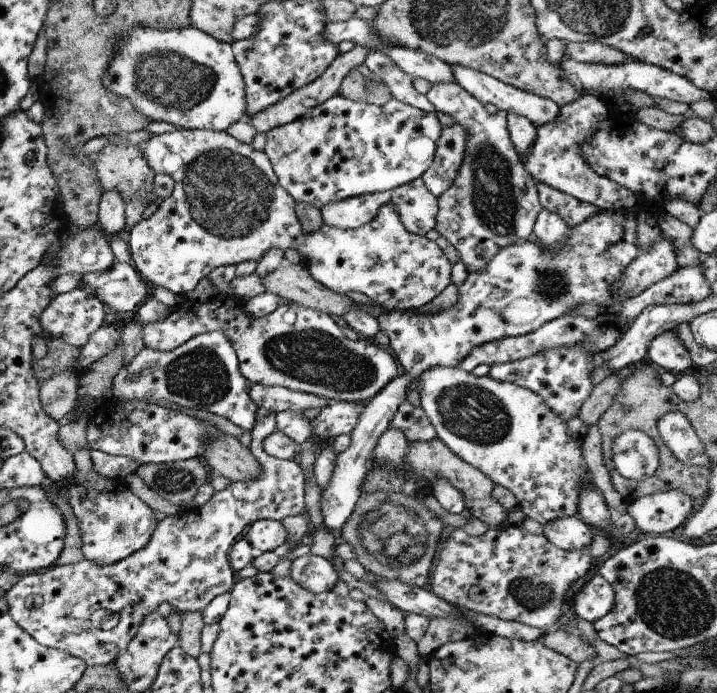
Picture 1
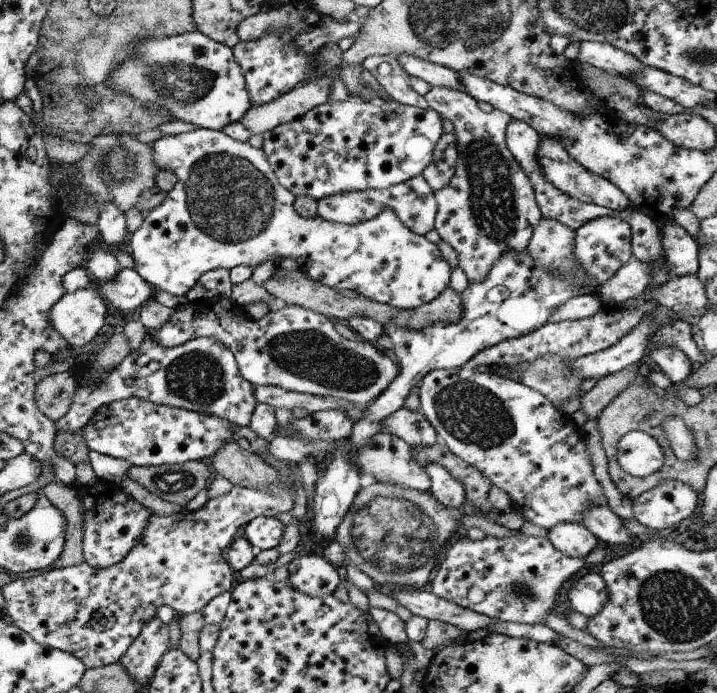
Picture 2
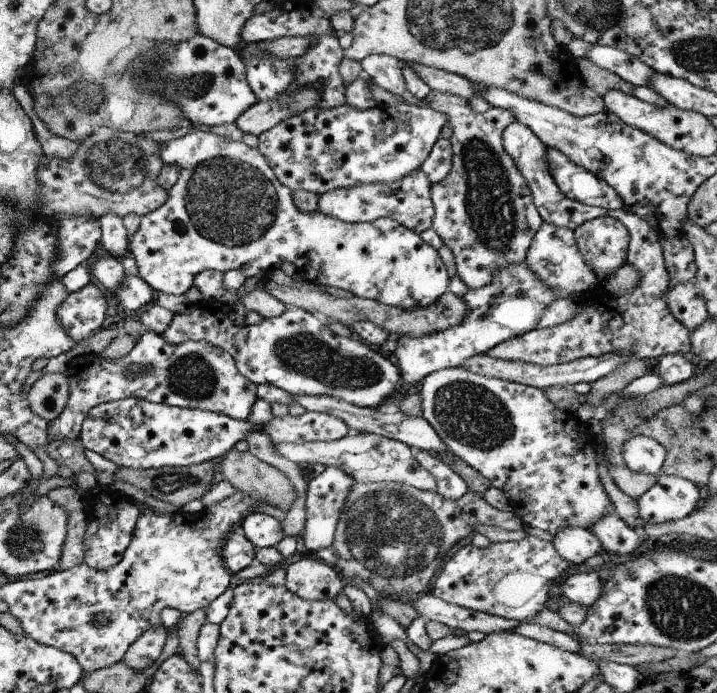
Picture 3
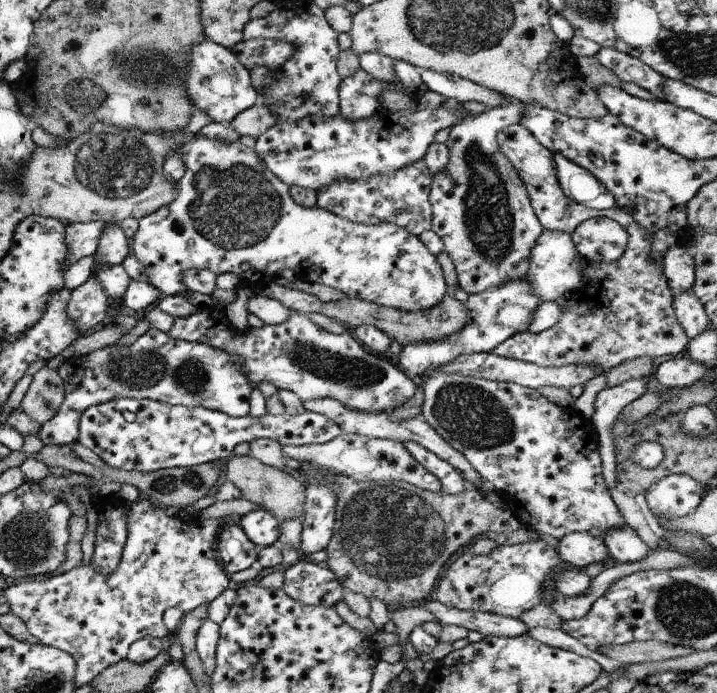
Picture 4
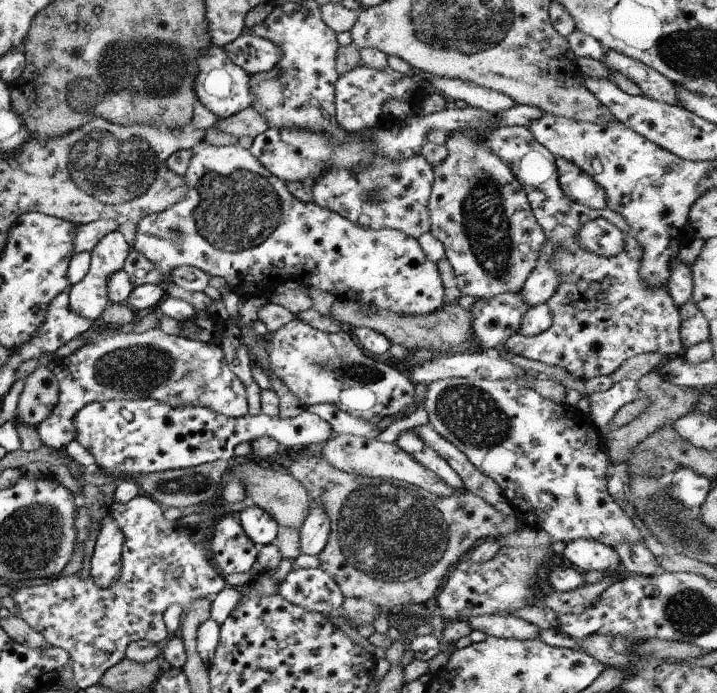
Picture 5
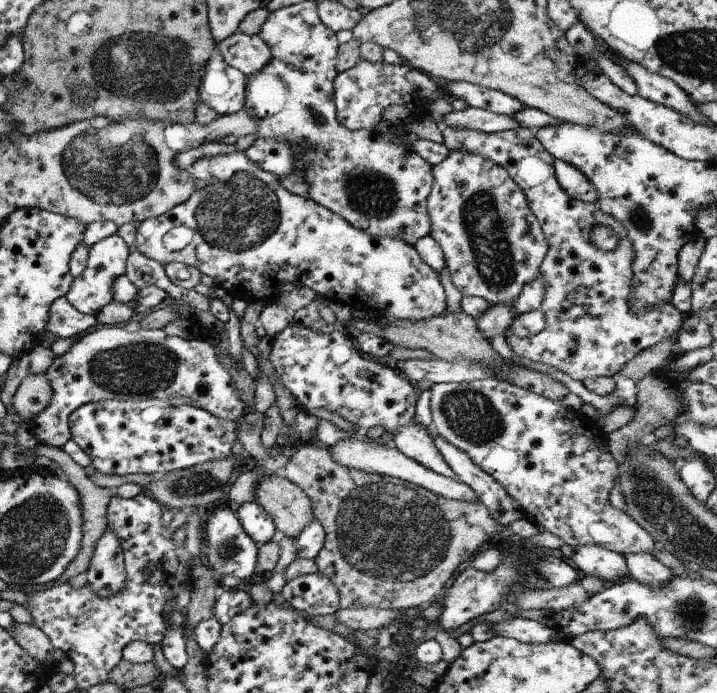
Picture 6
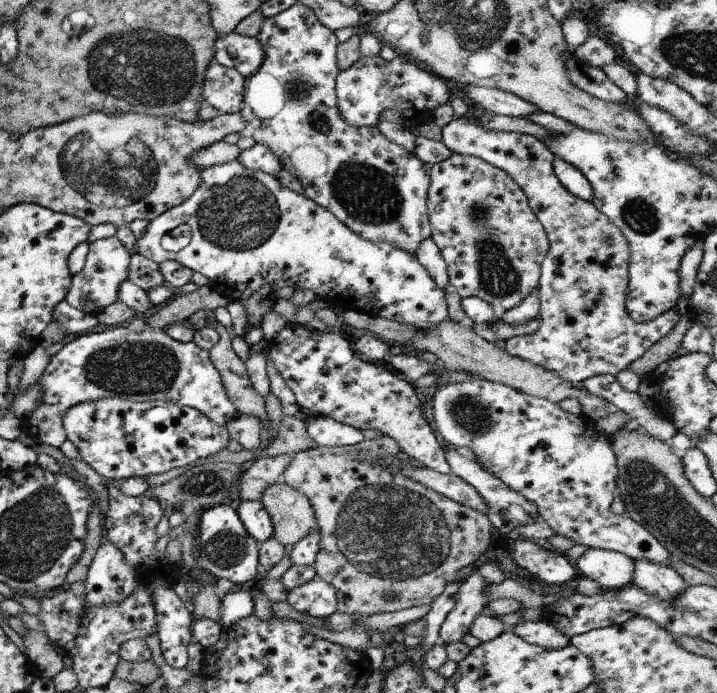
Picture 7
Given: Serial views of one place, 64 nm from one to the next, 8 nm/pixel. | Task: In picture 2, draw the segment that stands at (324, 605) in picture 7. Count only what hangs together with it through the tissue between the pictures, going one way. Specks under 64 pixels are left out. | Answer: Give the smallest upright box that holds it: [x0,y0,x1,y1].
[285,555,343,597]

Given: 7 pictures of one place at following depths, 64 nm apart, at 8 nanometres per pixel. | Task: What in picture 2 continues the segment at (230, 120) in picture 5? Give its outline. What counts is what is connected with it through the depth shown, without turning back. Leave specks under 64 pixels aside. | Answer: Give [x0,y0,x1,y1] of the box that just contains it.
[239,77,331,134]

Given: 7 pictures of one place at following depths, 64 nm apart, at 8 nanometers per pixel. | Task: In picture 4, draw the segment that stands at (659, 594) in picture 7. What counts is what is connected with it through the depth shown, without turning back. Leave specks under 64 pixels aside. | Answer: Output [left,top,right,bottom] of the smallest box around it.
[600,525,648,564]

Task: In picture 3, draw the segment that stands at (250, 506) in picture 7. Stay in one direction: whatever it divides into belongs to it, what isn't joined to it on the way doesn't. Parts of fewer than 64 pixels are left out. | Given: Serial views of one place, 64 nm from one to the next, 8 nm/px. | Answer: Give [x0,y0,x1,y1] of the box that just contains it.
[241,511,284,547]

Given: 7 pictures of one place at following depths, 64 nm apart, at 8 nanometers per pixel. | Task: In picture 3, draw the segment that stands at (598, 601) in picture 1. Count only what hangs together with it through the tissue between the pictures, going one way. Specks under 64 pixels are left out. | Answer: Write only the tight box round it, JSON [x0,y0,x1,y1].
[559,571,602,610]

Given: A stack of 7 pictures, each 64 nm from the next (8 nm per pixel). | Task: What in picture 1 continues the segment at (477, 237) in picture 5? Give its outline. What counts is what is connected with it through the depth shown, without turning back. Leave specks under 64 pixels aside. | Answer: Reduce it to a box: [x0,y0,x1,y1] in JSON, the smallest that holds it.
[424,82,541,274]

